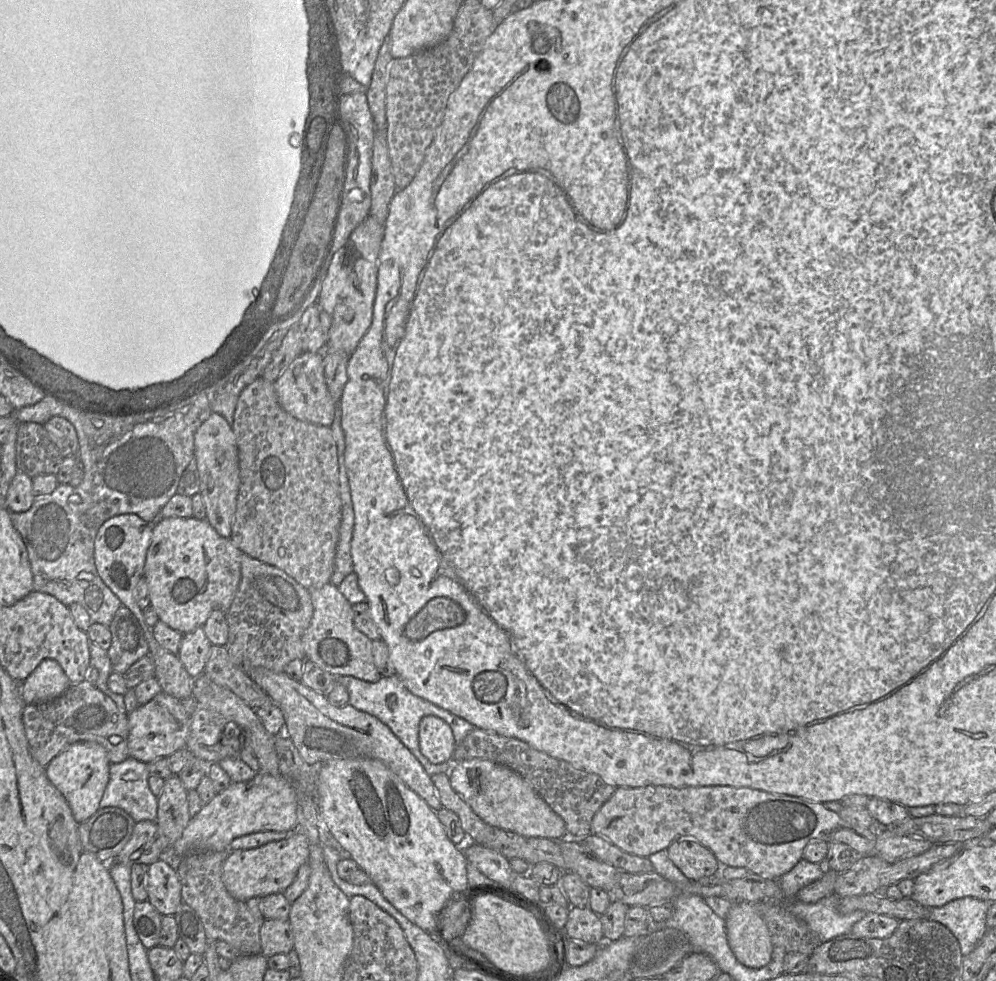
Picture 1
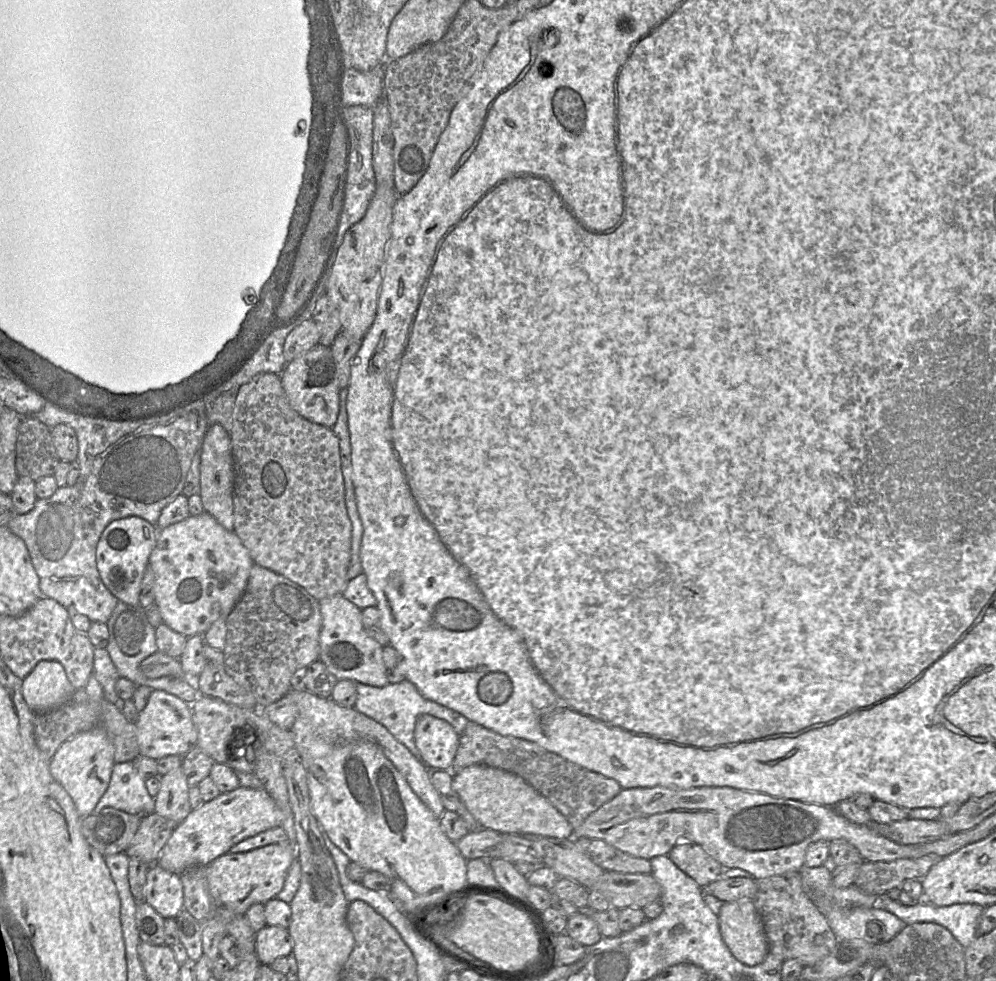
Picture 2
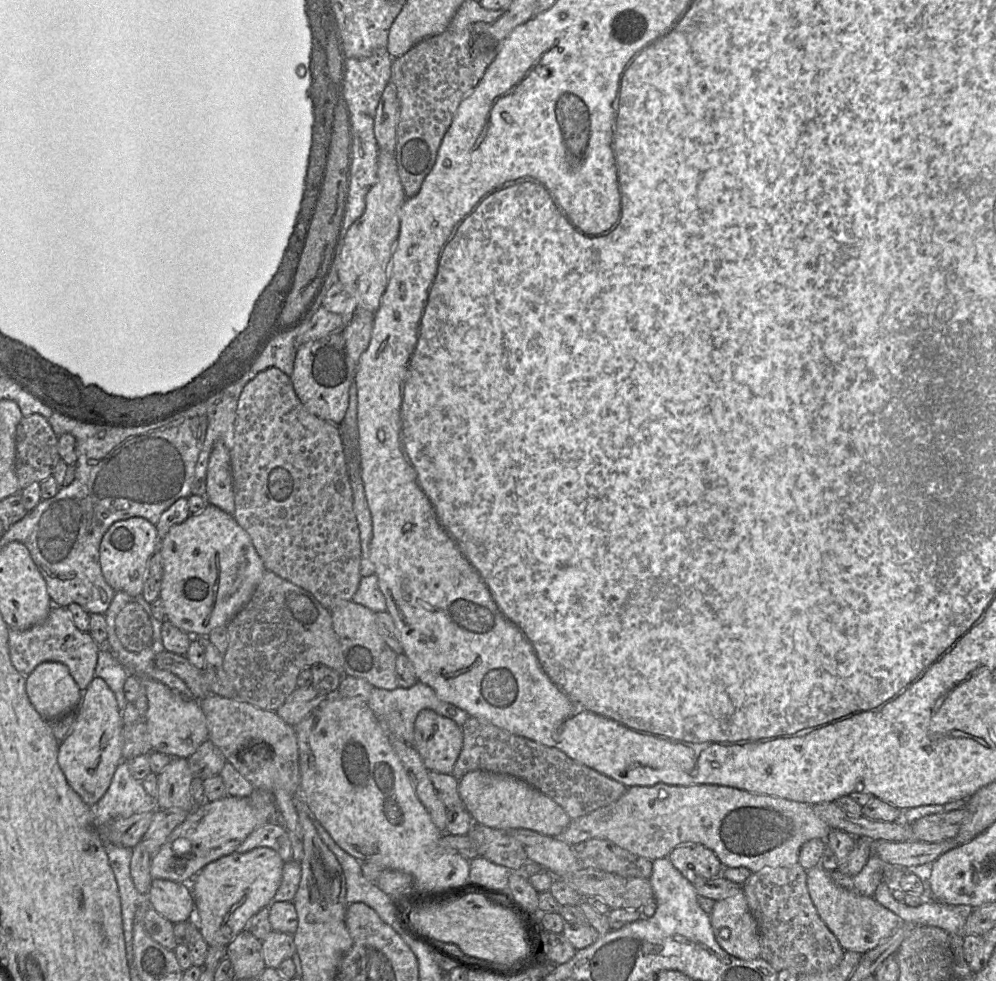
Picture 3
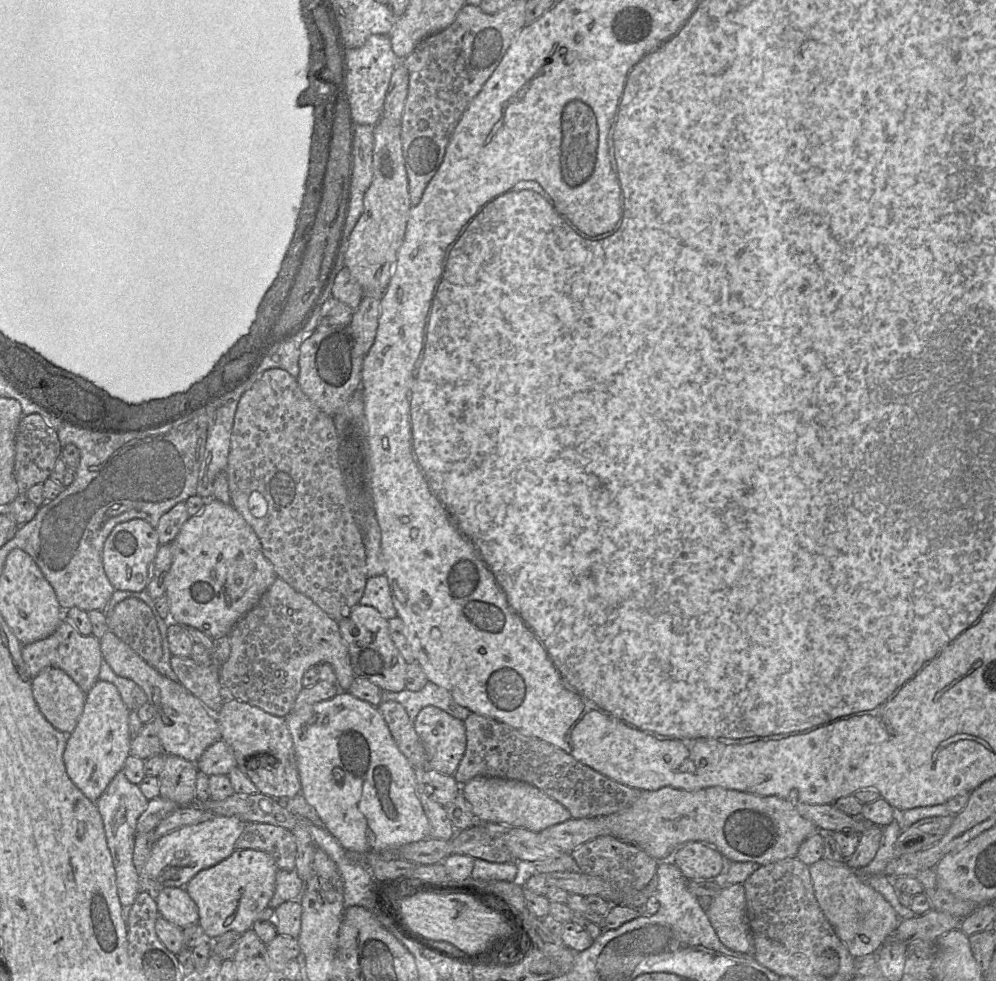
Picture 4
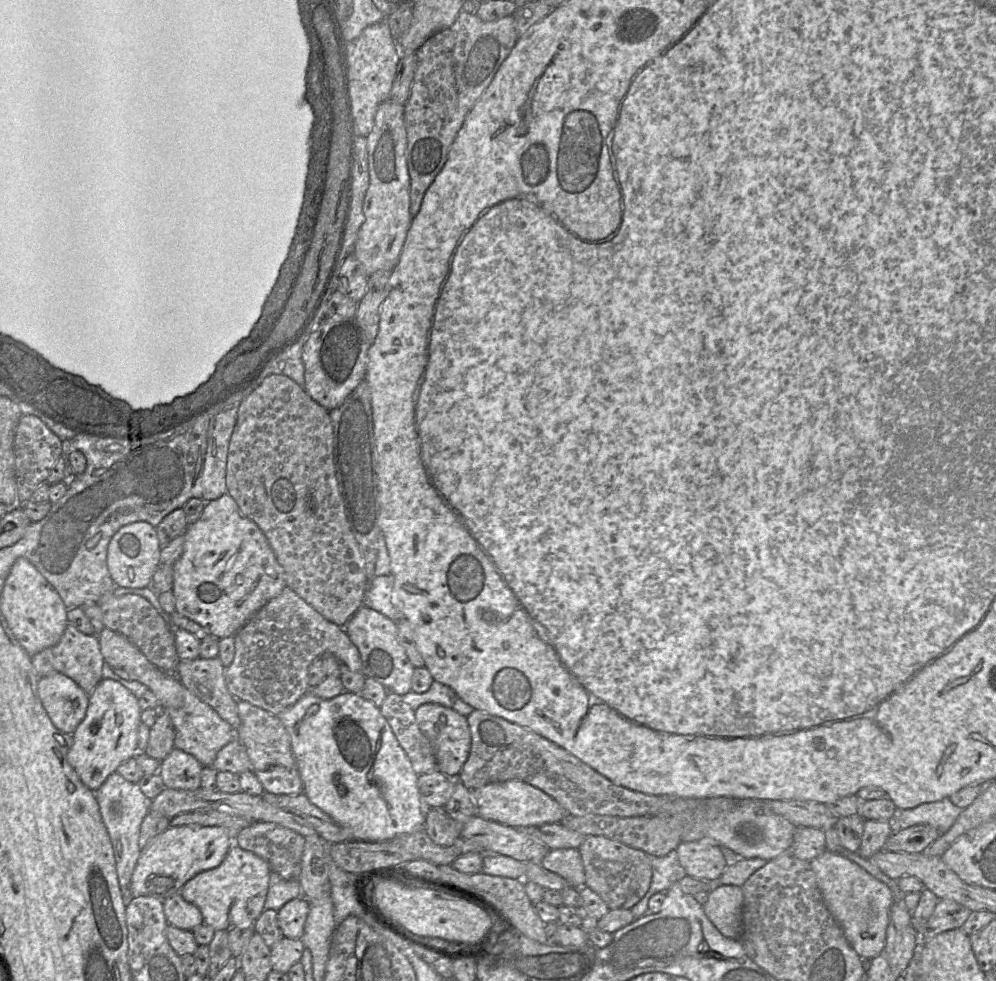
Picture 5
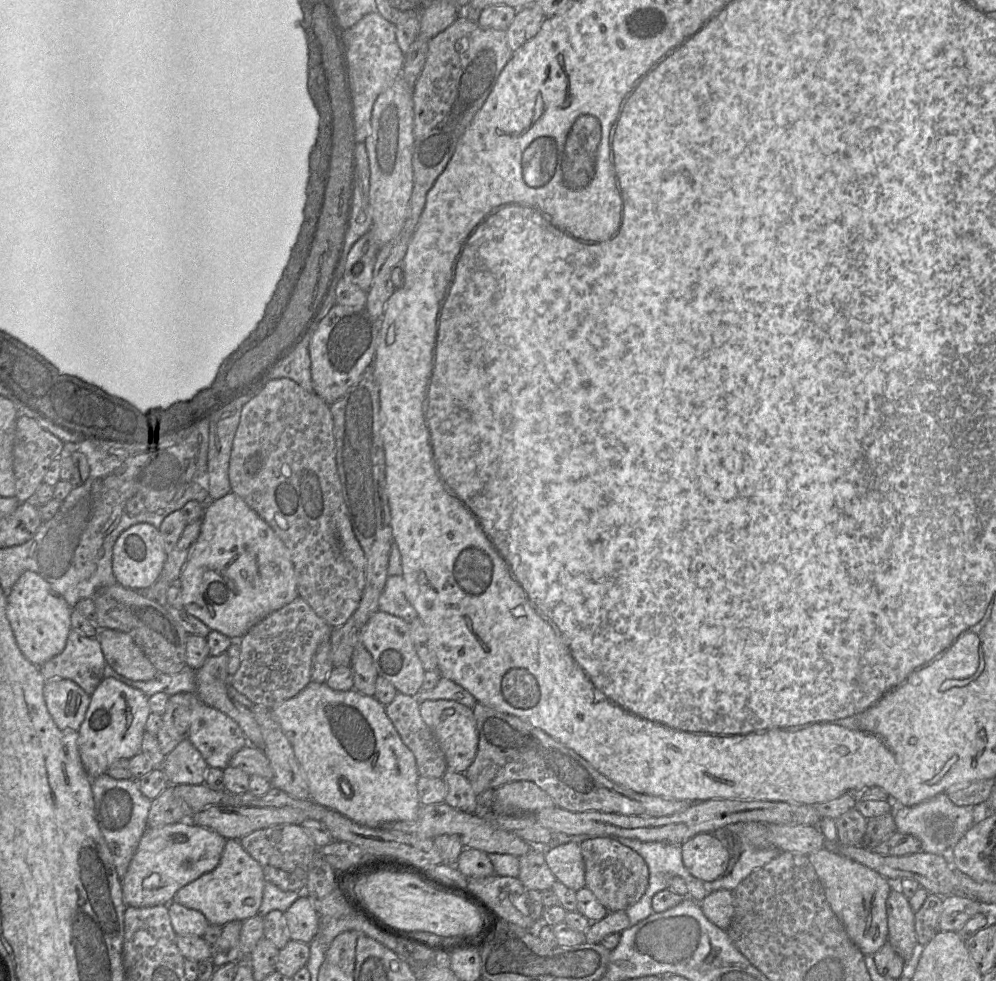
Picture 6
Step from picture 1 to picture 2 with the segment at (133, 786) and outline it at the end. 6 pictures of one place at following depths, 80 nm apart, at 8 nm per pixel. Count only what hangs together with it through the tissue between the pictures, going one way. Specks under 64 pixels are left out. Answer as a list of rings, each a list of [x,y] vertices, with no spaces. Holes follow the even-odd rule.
[[[133,761],[115,763],[107,790],[92,812],[112,807],[126,813],[146,816],[155,810],[155,799],[148,793],[145,780],[138,774]]]

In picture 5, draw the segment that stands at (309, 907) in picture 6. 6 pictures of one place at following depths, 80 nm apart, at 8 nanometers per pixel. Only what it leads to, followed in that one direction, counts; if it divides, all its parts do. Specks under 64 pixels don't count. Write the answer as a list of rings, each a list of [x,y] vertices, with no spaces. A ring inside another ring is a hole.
[[[305,897],[288,901],[277,911],[278,926],[284,937],[301,939],[309,912],[309,902]]]

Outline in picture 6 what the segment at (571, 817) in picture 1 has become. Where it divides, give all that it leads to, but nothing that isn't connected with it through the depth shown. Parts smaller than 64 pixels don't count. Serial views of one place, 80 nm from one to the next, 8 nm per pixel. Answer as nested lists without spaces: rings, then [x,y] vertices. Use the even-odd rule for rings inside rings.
[[[478,702],[472,710],[479,740],[475,759],[465,771],[465,776],[476,795],[512,781],[528,780],[548,793],[556,806],[573,812],[595,810],[661,817],[682,812],[692,802],[701,802],[652,796],[622,787],[598,772],[575,751],[520,718]]]

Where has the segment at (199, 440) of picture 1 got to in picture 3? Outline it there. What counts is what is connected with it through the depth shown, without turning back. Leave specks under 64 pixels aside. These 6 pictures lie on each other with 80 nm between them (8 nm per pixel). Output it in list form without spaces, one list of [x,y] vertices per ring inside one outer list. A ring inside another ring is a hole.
[[[217,441],[212,449],[206,477],[206,500],[213,505],[234,515],[235,502],[230,450],[222,441]]]

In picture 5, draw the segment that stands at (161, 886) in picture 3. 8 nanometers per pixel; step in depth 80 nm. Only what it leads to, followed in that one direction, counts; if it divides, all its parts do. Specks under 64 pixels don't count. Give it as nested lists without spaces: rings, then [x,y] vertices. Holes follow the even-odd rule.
[[[178,892],[163,901],[163,909],[168,924],[179,929],[192,931],[203,923],[199,908],[184,900]]]

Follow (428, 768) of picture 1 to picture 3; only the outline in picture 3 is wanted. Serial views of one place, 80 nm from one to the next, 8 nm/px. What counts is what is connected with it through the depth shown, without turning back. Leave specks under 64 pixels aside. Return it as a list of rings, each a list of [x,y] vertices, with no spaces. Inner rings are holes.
[[[419,681],[410,688],[387,690],[373,687],[367,705],[383,724],[391,711],[398,711],[403,721],[402,740],[408,745],[414,745],[415,720],[423,709],[433,710],[460,727],[470,717],[465,710],[441,700],[431,687]]]

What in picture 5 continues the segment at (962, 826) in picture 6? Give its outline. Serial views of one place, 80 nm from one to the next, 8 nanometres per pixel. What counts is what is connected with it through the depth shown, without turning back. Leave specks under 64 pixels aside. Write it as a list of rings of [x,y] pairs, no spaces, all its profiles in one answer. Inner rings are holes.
[[[949,798],[921,804],[912,809],[899,810],[894,819],[894,829],[903,830],[919,824],[936,829],[940,836],[955,823],[963,809],[955,806]]]

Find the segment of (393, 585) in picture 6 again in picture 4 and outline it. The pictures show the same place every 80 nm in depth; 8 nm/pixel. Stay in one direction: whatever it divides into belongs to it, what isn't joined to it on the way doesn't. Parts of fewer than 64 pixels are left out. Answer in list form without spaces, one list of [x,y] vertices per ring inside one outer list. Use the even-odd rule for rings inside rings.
[[[385,574],[367,578],[364,593],[359,603],[374,607],[387,620],[397,617],[397,611],[391,600],[389,582]]]

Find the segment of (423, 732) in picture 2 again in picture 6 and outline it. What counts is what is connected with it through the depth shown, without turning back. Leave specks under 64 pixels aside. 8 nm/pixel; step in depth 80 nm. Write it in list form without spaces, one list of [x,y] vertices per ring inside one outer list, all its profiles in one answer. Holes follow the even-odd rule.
[[[426,700],[420,704],[420,714],[445,757],[447,770],[465,773],[474,761],[478,748],[473,710],[452,700]]]

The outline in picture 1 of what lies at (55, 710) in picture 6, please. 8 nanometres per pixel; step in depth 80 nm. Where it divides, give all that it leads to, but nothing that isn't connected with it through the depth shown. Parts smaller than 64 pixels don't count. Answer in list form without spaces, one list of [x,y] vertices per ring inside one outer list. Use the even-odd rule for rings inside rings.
[[[46,659],[22,682],[21,698],[25,705],[48,702],[62,695],[70,685],[59,663]]]

